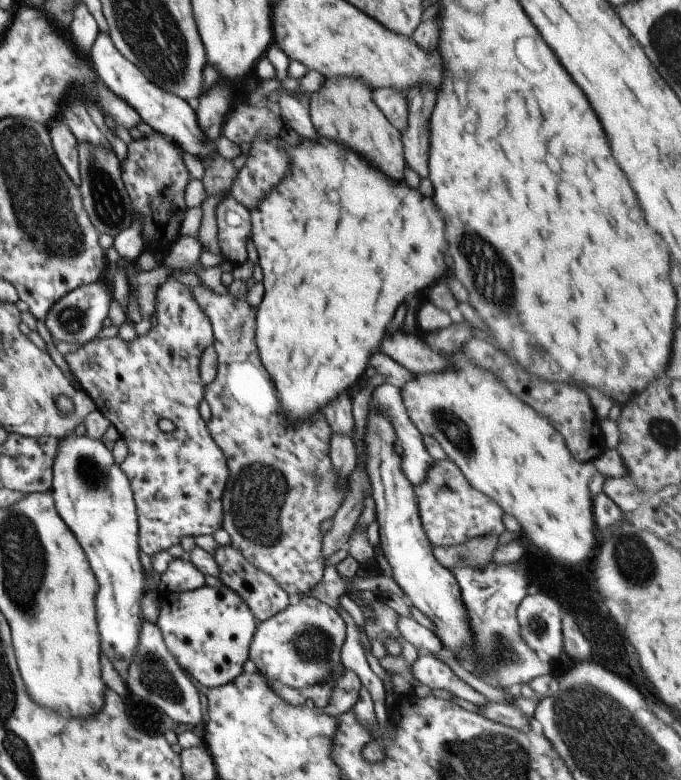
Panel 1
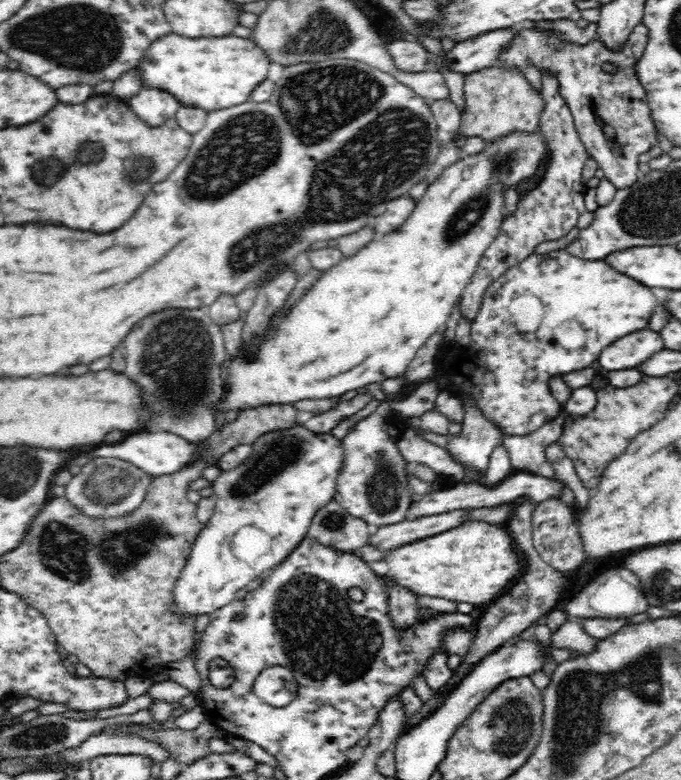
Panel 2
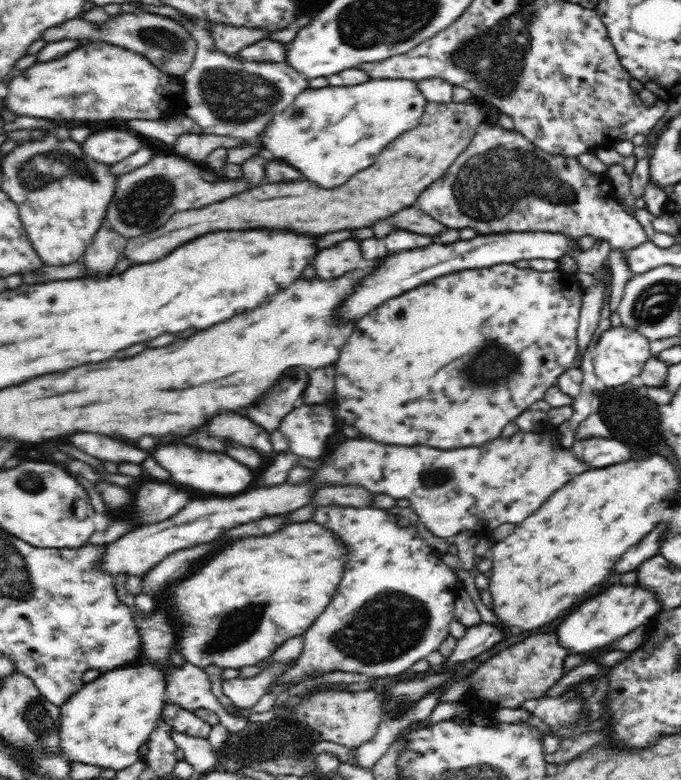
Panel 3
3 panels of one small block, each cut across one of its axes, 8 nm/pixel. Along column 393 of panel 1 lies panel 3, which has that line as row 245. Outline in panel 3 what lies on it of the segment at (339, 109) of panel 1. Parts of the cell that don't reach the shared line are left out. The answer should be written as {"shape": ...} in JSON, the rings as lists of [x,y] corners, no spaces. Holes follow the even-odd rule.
{"shape":[[[473,101],[449,104],[430,103],[424,109],[420,124],[390,142],[370,168],[354,174],[348,182],[330,190],[320,188],[310,180],[262,184],[250,188],[232,198],[216,204],[208,204],[198,210],[175,212],[158,228],[130,238],[123,248],[121,258],[128,258],[136,264],[160,260],[172,248],[216,230],[246,230],[246,228],[294,228],[294,232],[326,234],[338,230],[351,231],[371,228],[378,220],[388,218],[395,212],[414,206],[421,192],[440,180],[457,156],[472,142],[478,126],[484,124],[480,103]]]}

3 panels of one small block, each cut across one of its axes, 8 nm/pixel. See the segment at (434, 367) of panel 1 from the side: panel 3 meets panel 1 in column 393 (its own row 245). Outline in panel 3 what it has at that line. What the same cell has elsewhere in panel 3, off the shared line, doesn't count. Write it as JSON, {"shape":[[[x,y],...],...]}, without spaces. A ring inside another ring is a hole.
{"shape":[[[344,240],[332,248],[318,252],[314,260],[316,278],[320,280],[334,280],[344,276],[346,272],[362,269],[364,266],[373,266],[374,261],[367,261],[362,257],[359,240]]]}

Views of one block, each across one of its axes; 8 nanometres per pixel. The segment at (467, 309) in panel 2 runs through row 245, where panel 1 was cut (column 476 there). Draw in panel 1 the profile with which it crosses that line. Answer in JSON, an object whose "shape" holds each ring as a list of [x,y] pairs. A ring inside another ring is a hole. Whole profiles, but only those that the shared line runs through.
{"shape":[[[448,458],[434,460],[422,485],[413,488],[424,533],[433,548],[461,546],[470,540],[499,536],[504,530],[501,507],[476,491]]]}

